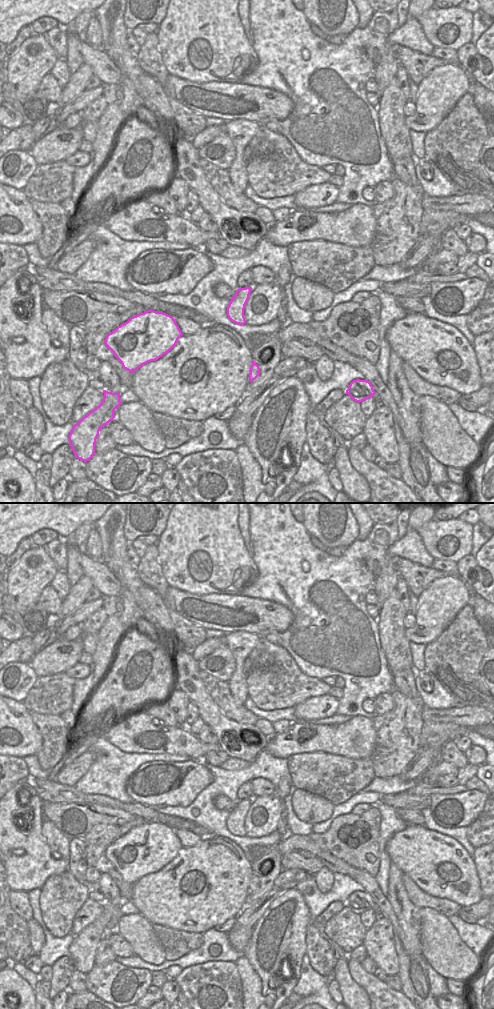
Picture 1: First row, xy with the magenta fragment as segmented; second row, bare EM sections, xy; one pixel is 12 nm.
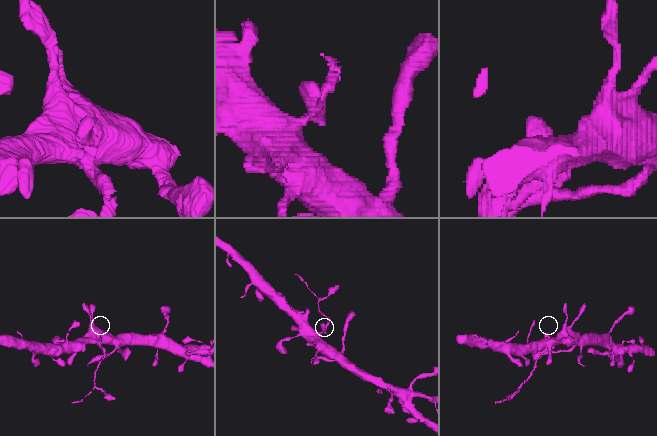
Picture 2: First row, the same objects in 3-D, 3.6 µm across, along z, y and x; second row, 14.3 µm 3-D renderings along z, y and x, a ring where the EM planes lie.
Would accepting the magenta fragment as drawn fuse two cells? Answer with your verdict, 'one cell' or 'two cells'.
two cells

